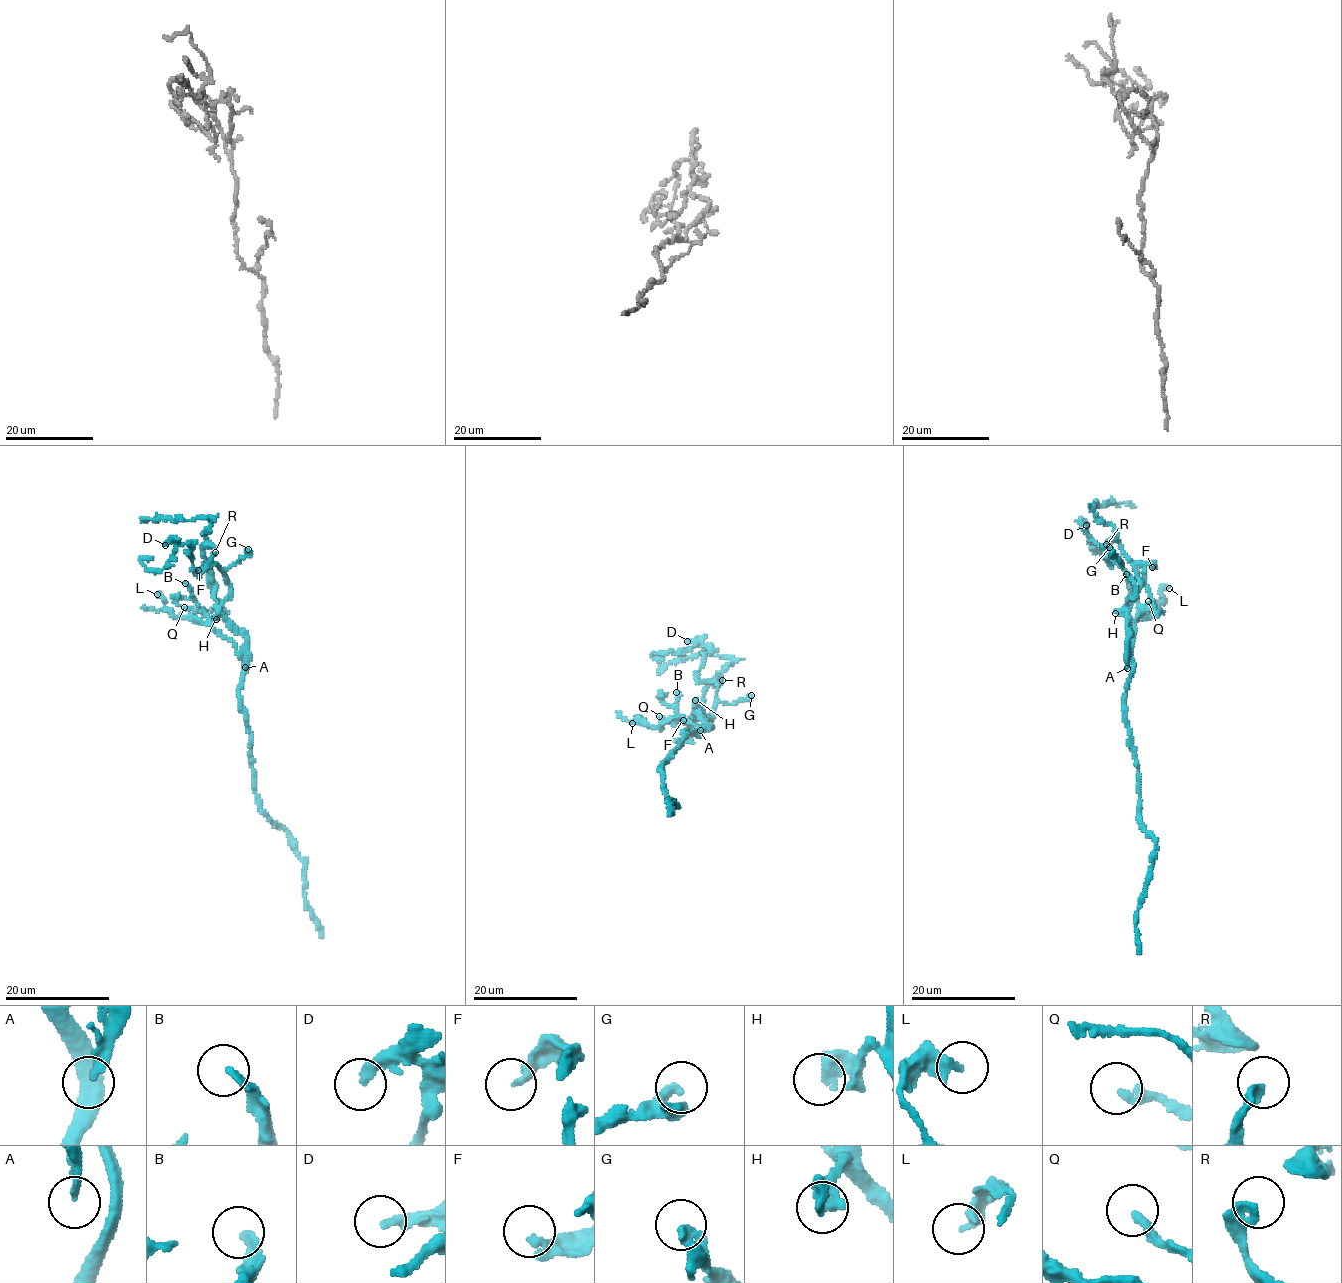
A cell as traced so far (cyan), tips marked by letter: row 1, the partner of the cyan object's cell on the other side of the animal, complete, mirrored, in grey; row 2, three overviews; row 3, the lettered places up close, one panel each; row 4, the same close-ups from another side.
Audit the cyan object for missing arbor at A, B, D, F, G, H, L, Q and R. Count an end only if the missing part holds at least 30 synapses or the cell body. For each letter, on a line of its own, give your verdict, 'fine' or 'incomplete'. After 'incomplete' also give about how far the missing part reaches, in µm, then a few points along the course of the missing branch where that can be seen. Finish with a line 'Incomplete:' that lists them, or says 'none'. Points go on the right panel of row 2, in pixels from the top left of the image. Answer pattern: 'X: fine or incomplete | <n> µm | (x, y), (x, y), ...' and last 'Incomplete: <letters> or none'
A: fine
B: incomplete | 20 µm | (1126, 574), (1124, 565), (1136, 558), (1163, 582)
D: fine
F: fine
G: fine
H: fine
L: fine
Q: fine
R: fine
Incomplete: B

